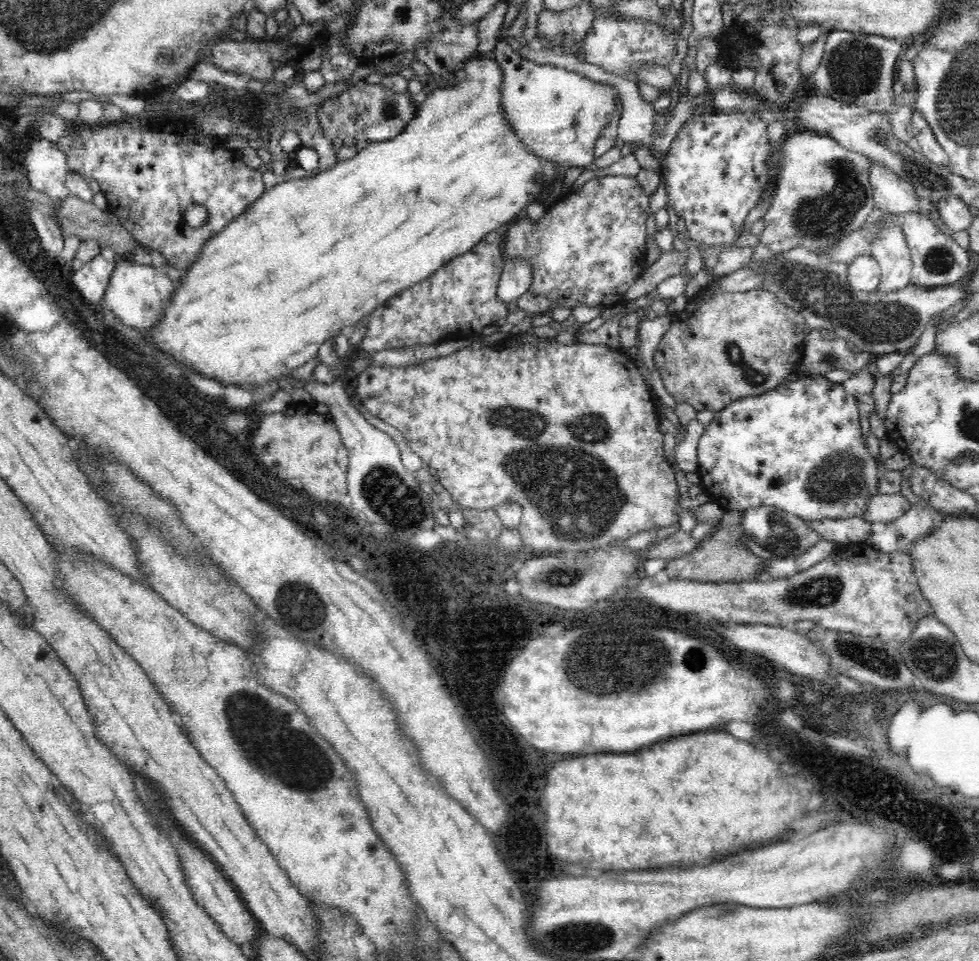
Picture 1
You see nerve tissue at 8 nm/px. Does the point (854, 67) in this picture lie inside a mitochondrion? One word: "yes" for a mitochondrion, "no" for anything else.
yes

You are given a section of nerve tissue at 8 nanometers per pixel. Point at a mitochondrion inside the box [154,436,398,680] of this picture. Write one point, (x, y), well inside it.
(299, 603)

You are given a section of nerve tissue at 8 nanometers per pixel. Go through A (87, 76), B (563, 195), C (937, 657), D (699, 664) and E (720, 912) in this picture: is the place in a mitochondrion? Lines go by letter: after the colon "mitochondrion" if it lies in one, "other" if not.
A: other
B: other
C: mitochondrion
D: mitochondrion
E: mitochondrion

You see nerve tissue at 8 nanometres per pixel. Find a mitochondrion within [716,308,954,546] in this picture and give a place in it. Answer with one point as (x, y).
(838, 477)

